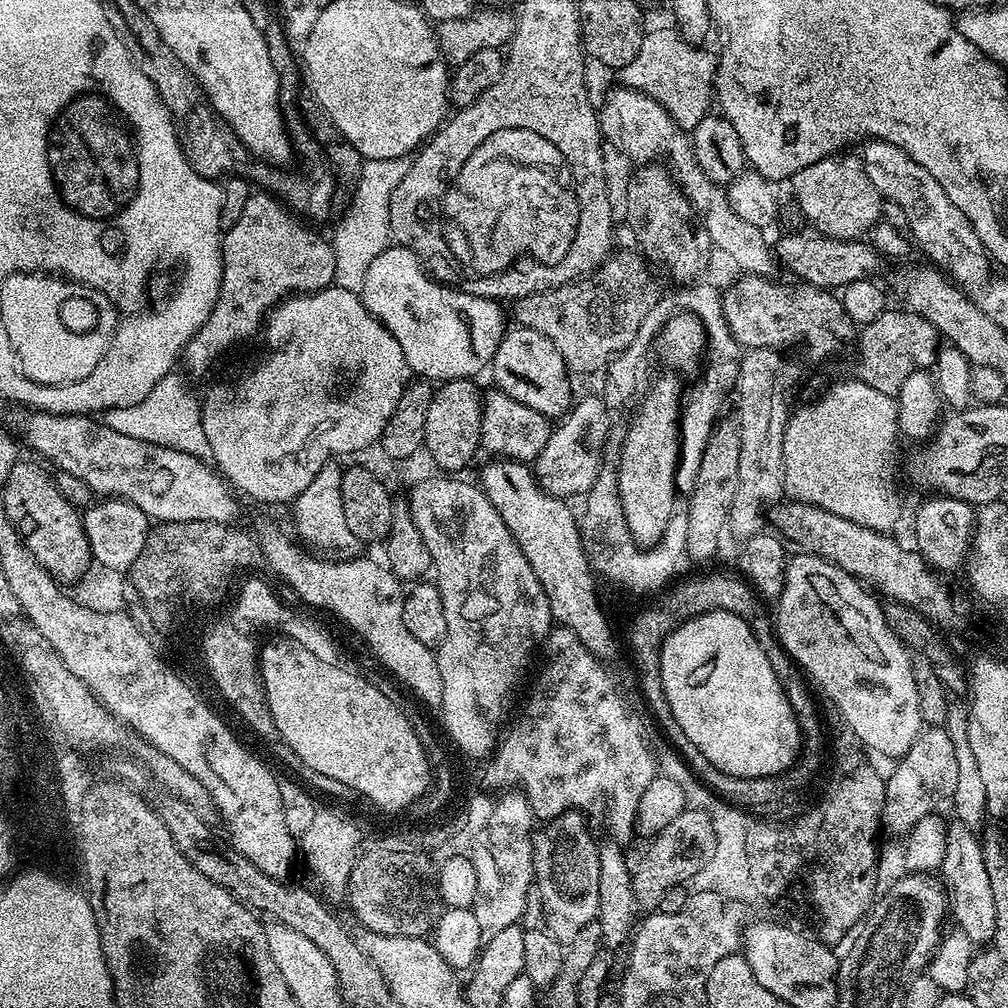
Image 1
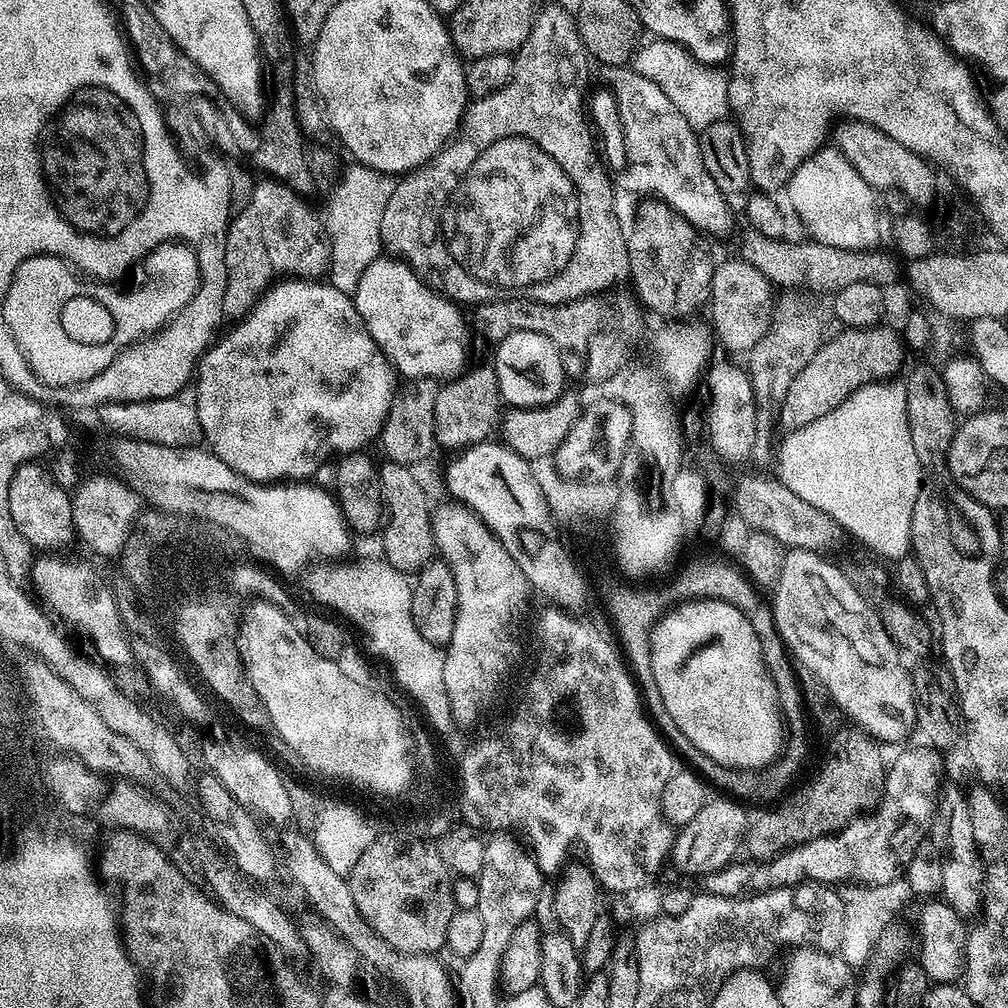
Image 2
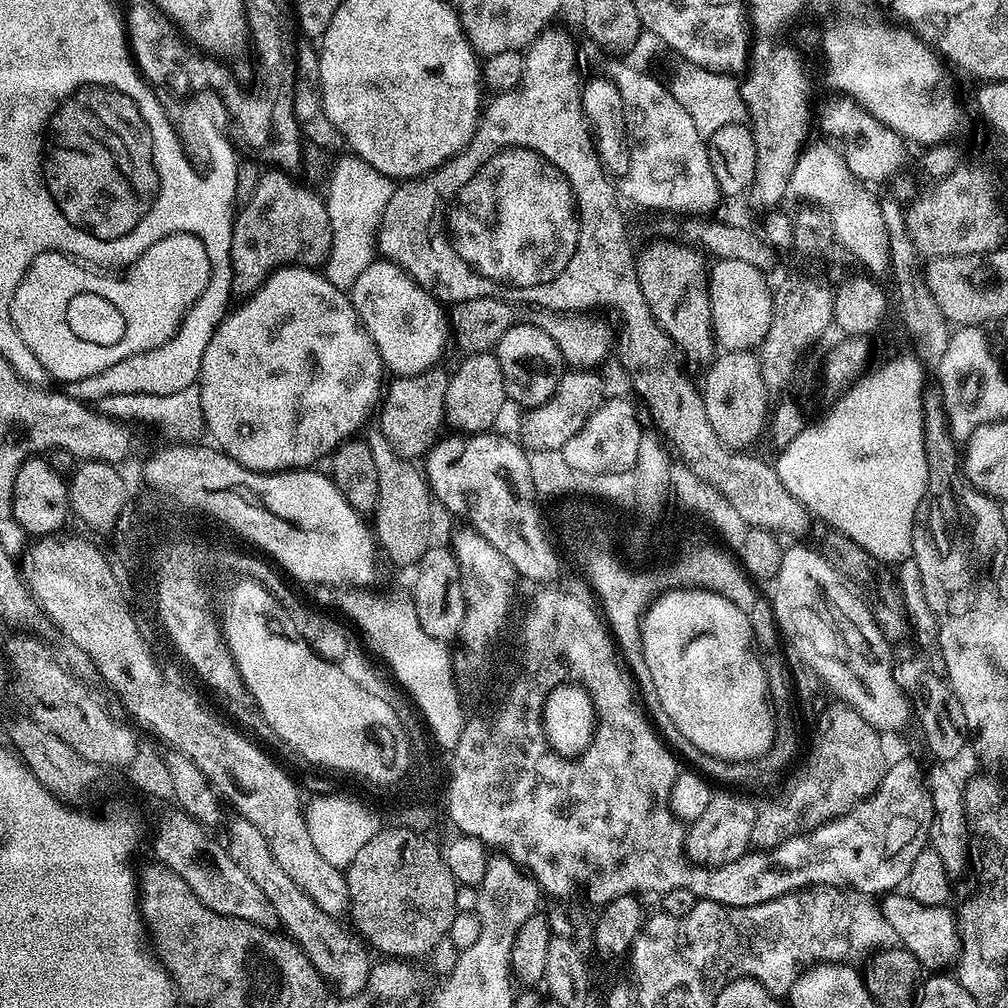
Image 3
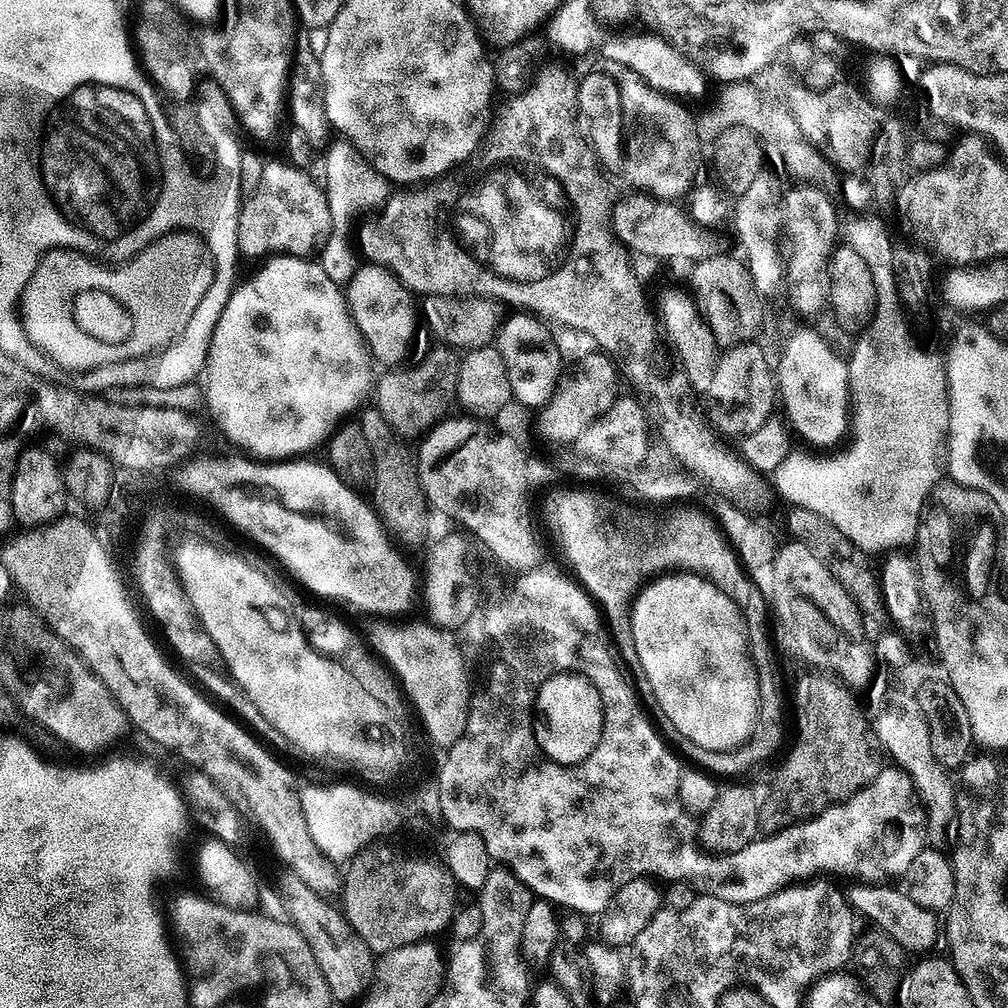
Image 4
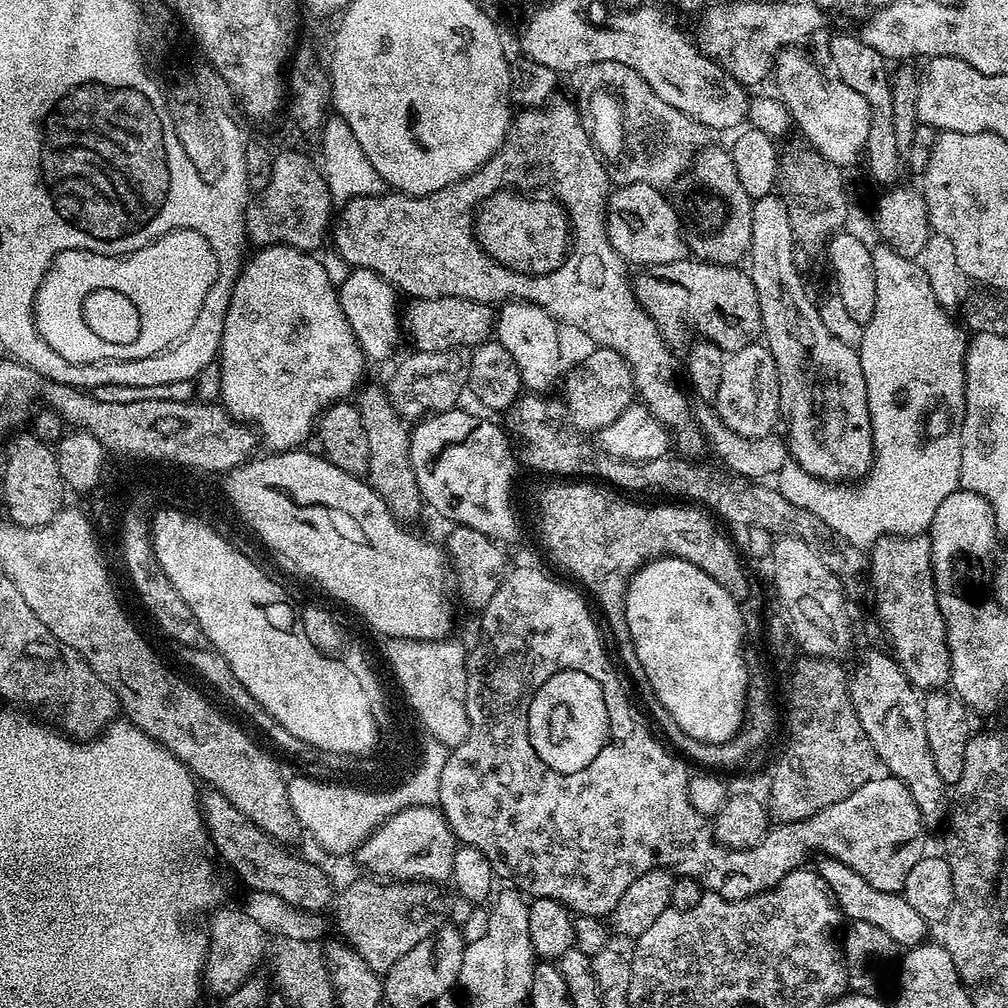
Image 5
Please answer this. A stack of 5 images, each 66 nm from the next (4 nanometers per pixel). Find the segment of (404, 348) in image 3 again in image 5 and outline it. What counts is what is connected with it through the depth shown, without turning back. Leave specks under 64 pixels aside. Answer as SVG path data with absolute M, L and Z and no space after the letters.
M352 268L348 276L338 286L340 305L350 322L350 330L354 330L356 340L360 344L365 357L372 360L388 360L396 343L402 336L402 304L396 301L397 289L387 280L383 280L376 272L365 268Z

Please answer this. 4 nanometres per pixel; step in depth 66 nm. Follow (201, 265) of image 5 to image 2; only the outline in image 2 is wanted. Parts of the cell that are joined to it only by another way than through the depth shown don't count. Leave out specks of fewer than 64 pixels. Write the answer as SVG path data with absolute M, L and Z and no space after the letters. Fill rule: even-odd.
M183 242L159 244L153 252L144 257L142 268L152 277L141 288L132 288L129 292L119 292L111 283L88 278L88 290L92 290L98 300L104 300L104 304L112 306L114 314L120 314L118 338L122 338L128 345L163 328L180 309L188 305L200 285L200 267L196 252ZM58 256L26 258L14 270L12 281L8 284L6 294L2 298L2 304L4 304L2 319L8 323L10 334L14 334L14 342L18 342L30 370L34 370L34 374L39 380L53 384L56 388L65 388L67 384L81 384L94 378L102 370L106 370L106 366L117 354L124 351L120 342L104 342L104 340L86 342L86 340L74 338L70 334L74 326L80 326L82 318L80 318L80 314L76 314L78 300L74 300L74 298L78 298L78 296L76 296L74 286L68 278L69 274L66 274L66 270L56 270L56 280L42 282L42 268L60 268L64 263L65 261Z

